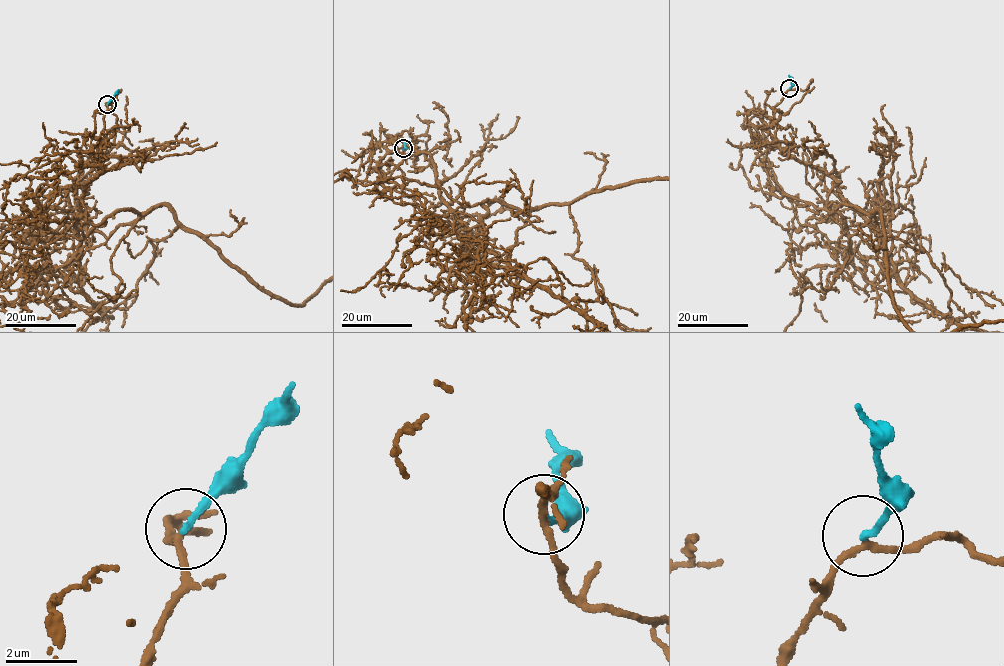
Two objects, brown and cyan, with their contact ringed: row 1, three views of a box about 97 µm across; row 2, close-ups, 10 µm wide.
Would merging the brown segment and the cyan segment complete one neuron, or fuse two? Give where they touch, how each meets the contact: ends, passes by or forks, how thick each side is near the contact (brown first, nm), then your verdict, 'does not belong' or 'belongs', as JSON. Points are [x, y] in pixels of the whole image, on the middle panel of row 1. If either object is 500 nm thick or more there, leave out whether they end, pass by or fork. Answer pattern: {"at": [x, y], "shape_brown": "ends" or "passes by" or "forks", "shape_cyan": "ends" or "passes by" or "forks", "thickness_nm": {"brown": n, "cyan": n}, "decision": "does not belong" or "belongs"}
{"at": [403, 148], "shape_brown": "passes by", "shape_cyan": "ends", "thickness_nm": {"brown": 160, "cyan": 170}, "decision": "belongs"}

